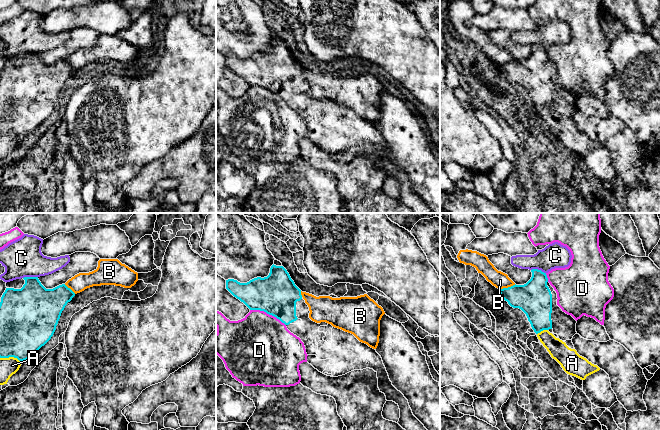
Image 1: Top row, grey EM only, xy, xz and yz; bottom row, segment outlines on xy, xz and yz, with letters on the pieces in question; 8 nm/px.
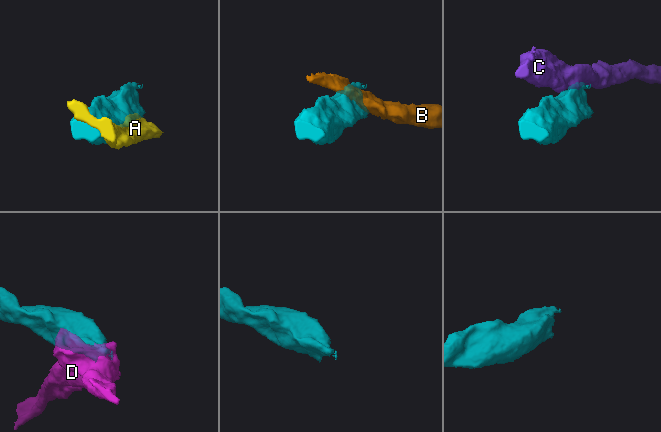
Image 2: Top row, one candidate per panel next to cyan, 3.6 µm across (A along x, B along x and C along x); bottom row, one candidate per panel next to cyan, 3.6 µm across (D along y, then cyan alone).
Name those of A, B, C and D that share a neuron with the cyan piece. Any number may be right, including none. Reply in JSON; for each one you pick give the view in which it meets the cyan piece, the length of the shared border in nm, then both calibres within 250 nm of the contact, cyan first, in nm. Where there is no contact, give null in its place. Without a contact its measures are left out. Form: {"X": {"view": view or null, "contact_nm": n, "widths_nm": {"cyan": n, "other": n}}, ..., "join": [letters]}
{"join": []}

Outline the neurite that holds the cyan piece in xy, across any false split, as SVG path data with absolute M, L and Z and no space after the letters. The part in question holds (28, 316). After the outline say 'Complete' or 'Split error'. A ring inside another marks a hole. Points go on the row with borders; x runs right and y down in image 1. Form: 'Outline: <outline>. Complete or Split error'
Outline: M24 277L23 279L25 280L25 284L21 289L6 288L0 302L0 358L14 357L17 358L20 362L32 357L42 346L44 346L51 339L56 330L56 326L58 324L62 311L64 310L67 303L70 302L75 296L75 293L65 284L59 285L53 289L46 289L41 284L38 277Z. Complete

